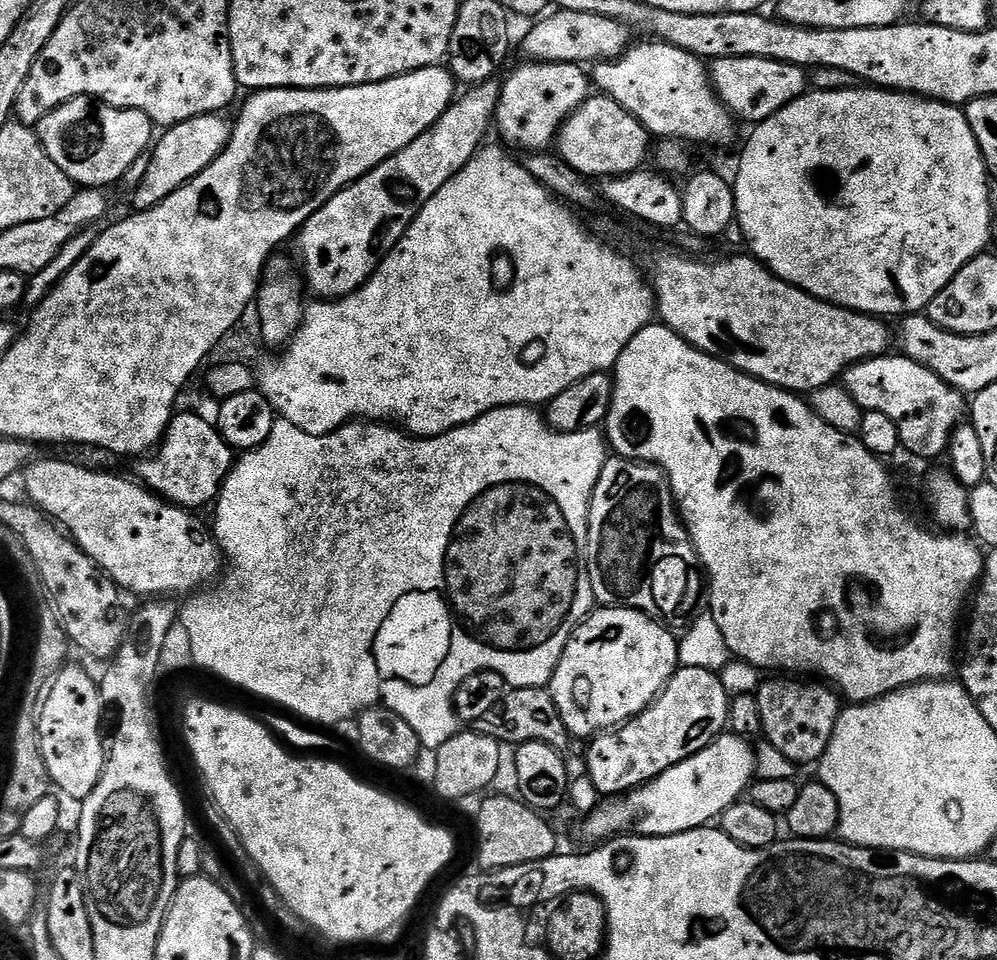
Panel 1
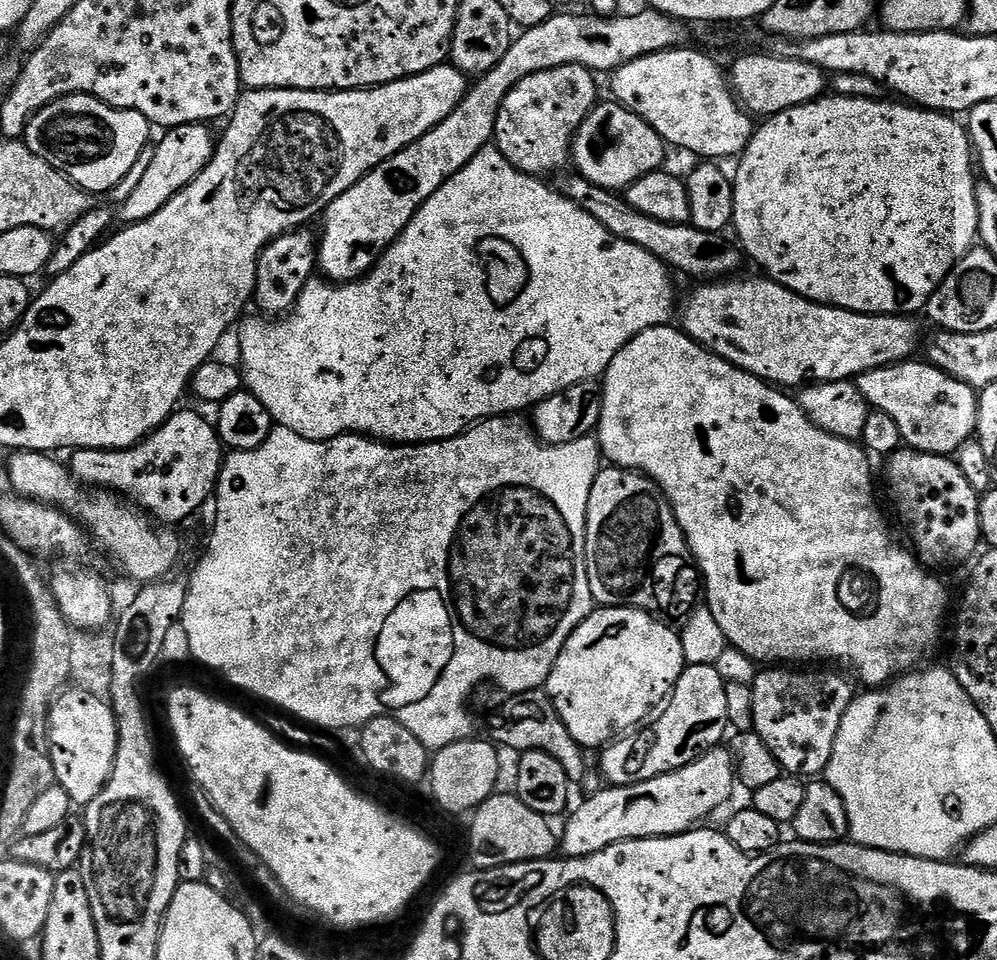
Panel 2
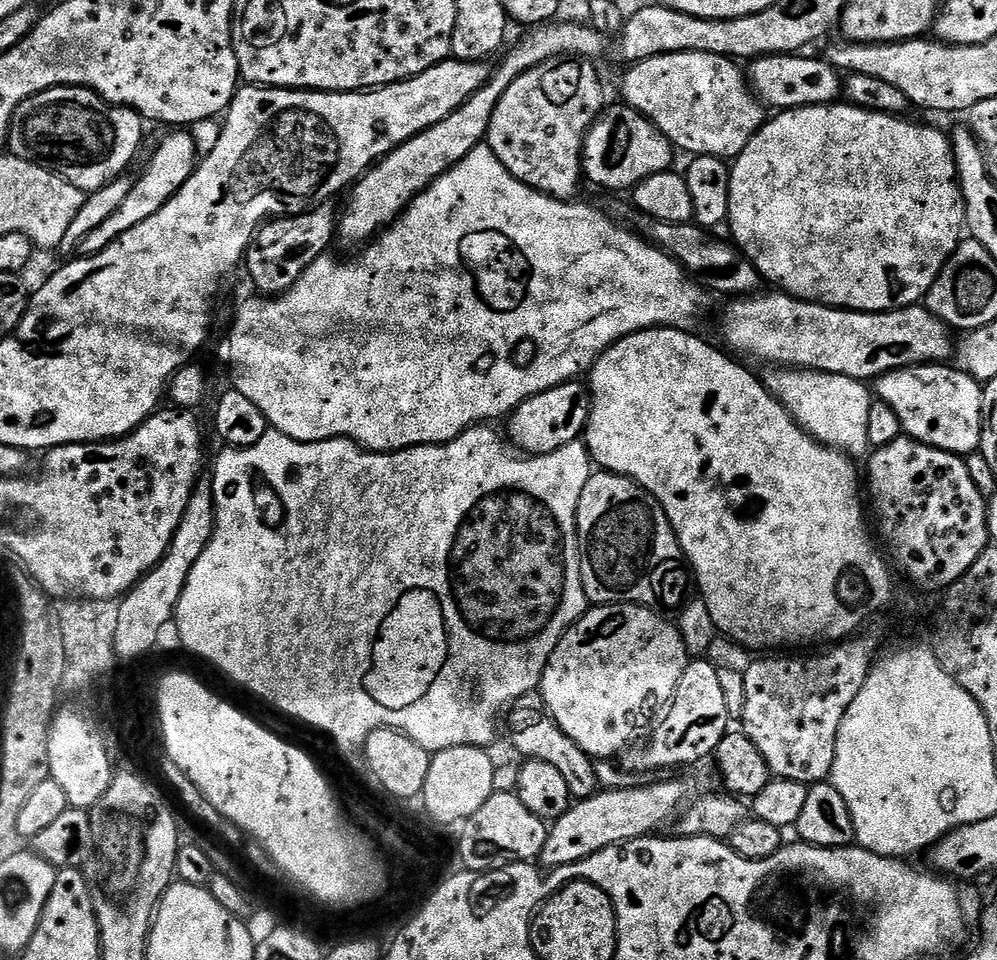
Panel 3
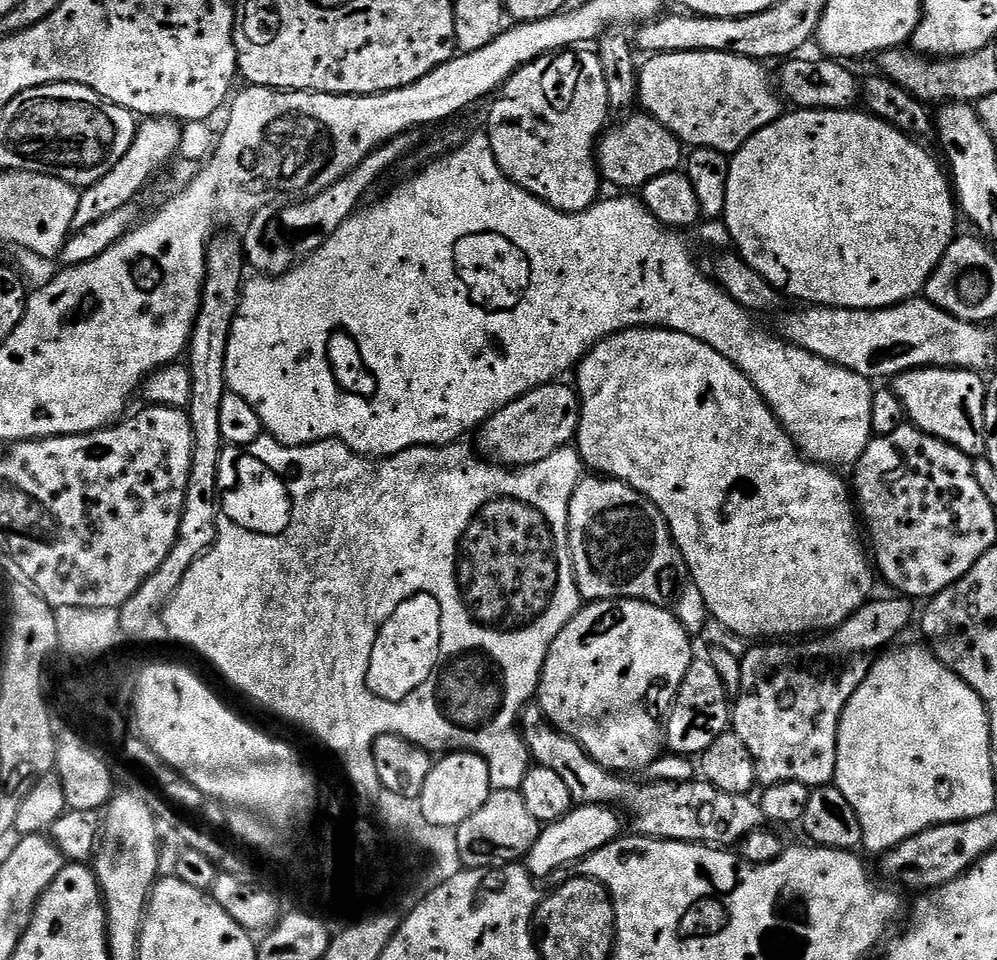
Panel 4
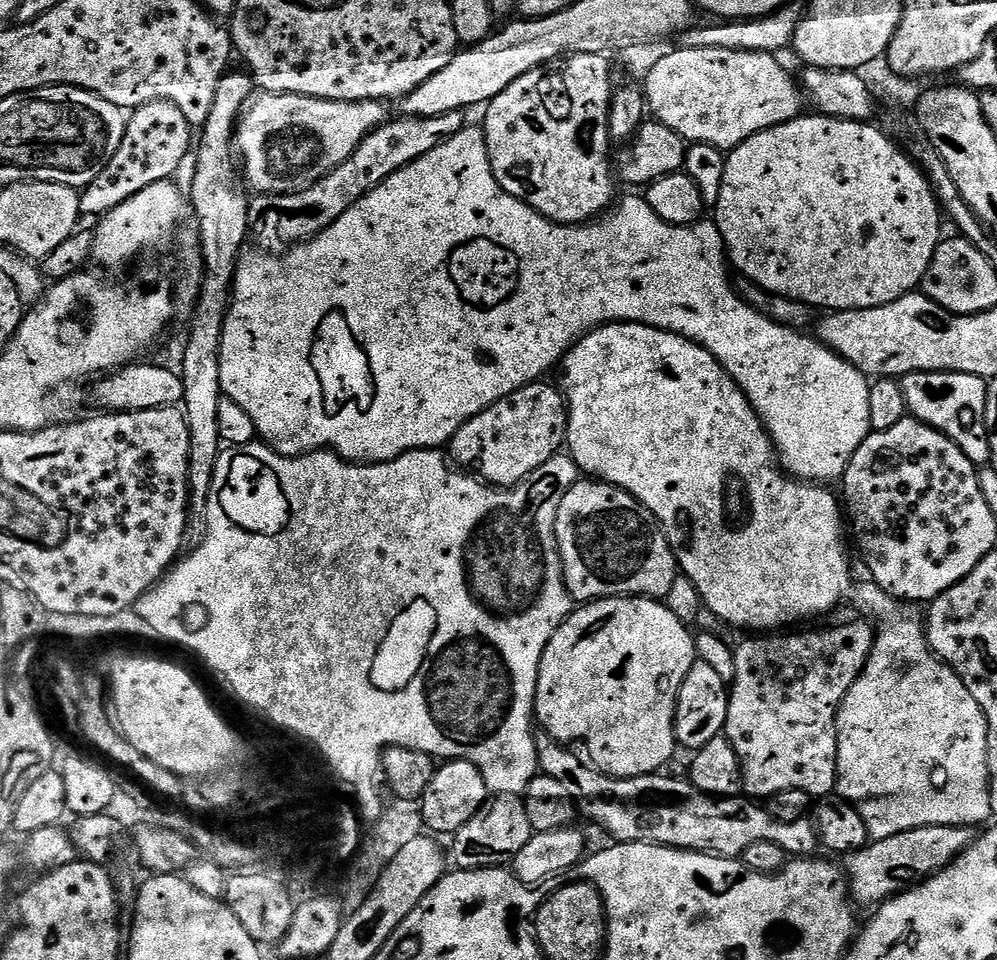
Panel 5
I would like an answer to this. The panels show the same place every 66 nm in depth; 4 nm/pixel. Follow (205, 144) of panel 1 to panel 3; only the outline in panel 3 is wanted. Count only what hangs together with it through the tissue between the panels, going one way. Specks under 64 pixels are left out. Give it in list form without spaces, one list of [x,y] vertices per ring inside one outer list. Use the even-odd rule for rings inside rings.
[[[188,130],[169,132],[172,133],[157,146],[156,153],[149,158],[148,165],[145,166],[144,173],[140,176],[140,181],[137,179],[132,185],[130,194],[126,194],[126,202],[122,202],[119,210],[110,218],[106,218],[106,222],[102,222],[98,230],[90,230],[90,234],[81,242],[79,247],[81,253],[91,254],[102,251],[126,230],[138,226],[138,222],[146,222],[146,218],[158,214],[158,210],[162,210],[162,206],[166,206],[166,202],[170,202],[170,198],[174,198],[174,194],[178,194],[178,190],[182,190],[184,183],[192,177],[198,167],[195,138],[188,133],[191,132]]]

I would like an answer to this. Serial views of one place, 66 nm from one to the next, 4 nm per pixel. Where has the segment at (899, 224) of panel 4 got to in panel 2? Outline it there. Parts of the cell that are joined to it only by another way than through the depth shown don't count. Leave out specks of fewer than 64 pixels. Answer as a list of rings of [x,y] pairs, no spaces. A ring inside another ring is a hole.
[[[828,94],[819,100],[811,100],[808,104],[802,106],[794,106],[787,108],[784,112],[779,112],[776,116],[769,116],[763,121],[764,124],[755,129],[750,138],[750,142],[744,147],[742,155],[739,157],[736,172],[734,171],[734,179],[732,181],[732,189],[734,190],[734,214],[732,215],[731,227],[736,228],[736,236],[739,247],[742,249],[743,255],[748,256],[757,264],[763,275],[769,280],[778,282],[786,290],[790,290],[794,294],[798,294],[802,298],[812,300],[816,304],[828,304],[832,308],[841,308],[842,310],[850,310],[851,312],[866,312],[877,316],[902,316],[905,314],[916,314],[916,312],[927,305],[928,300],[934,294],[934,290],[946,278],[946,274],[950,274],[950,270],[956,263],[963,258],[967,252],[973,248],[978,240],[978,204],[976,202],[976,180],[974,176],[974,153],[972,150],[972,142],[968,138],[968,134],[963,123],[960,124],[955,115],[946,112],[932,112],[928,108],[918,108],[911,102],[897,102],[892,98],[883,98],[879,100],[864,100],[862,97],[846,97],[837,94]]]

